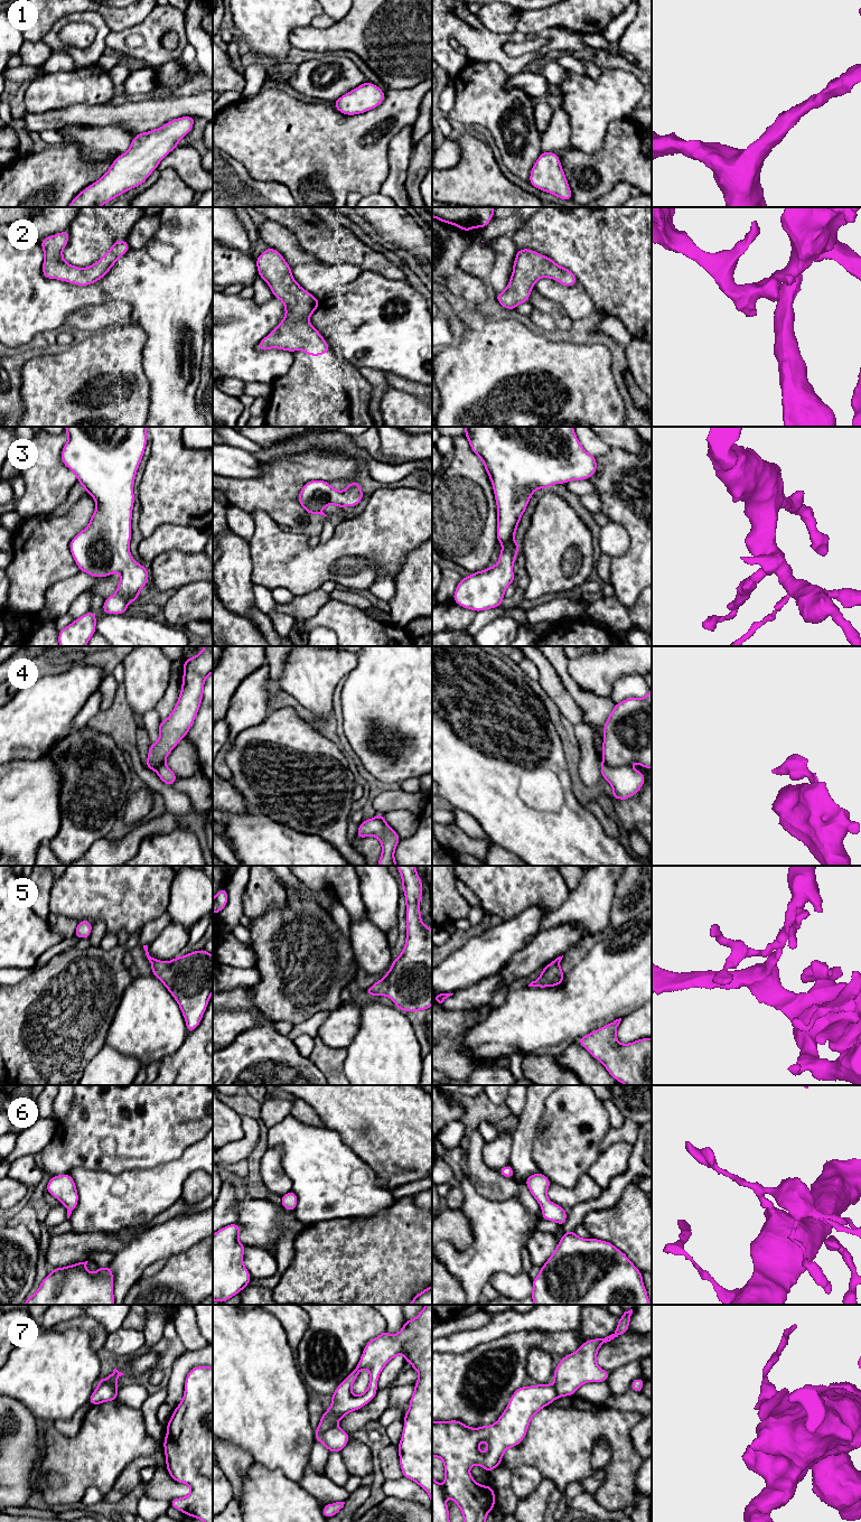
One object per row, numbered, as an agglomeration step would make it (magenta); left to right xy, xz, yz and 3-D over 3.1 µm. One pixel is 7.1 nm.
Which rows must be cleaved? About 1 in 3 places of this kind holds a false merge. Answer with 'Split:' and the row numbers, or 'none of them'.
Split: 4, 7

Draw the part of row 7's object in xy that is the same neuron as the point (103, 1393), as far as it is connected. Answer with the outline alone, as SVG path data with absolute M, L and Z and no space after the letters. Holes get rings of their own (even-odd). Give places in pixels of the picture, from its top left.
M102 1384L92 1392L88 1402L96 1406L113 1400L118 1400L118 1390L109 1384Z

